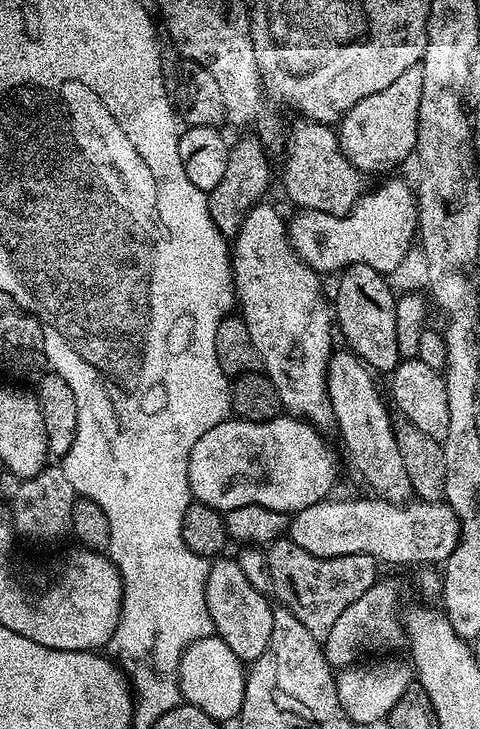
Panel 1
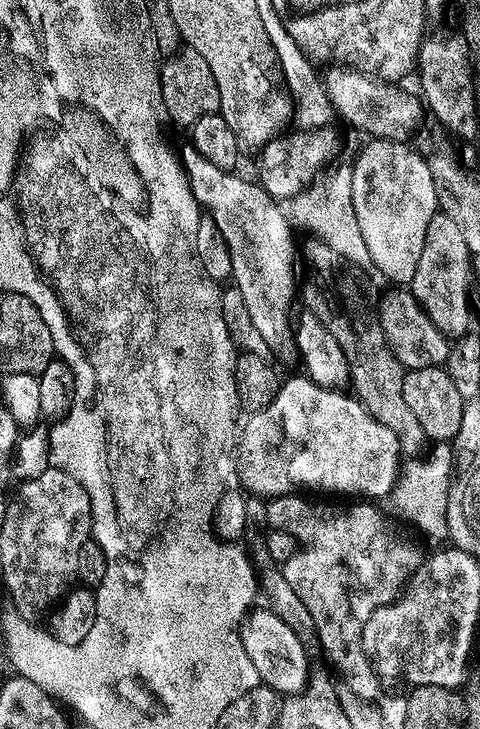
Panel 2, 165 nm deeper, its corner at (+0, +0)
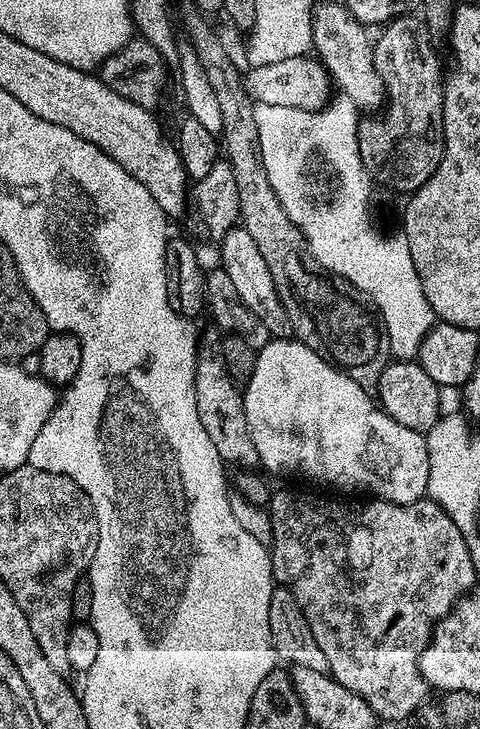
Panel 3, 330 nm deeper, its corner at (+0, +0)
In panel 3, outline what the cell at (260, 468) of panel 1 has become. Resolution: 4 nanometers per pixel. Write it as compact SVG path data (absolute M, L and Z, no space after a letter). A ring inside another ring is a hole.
M295 338L269 339L267 346L257 351L254 370L242 391L246 424L258 450L259 467L265 473L292 476L300 471L301 478L312 484L325 484L332 490L349 486L392 504L413 504L425 497L429 478L425 435L399 425L386 415L367 389L314 354L310 346Z

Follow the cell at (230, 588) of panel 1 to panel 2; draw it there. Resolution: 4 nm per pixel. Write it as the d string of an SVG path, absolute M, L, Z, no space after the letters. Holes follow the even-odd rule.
M253 607L239 625L240 641L246 650L246 658L258 670L261 681L278 694L296 694L305 687L304 646L297 631L276 617L267 607Z

